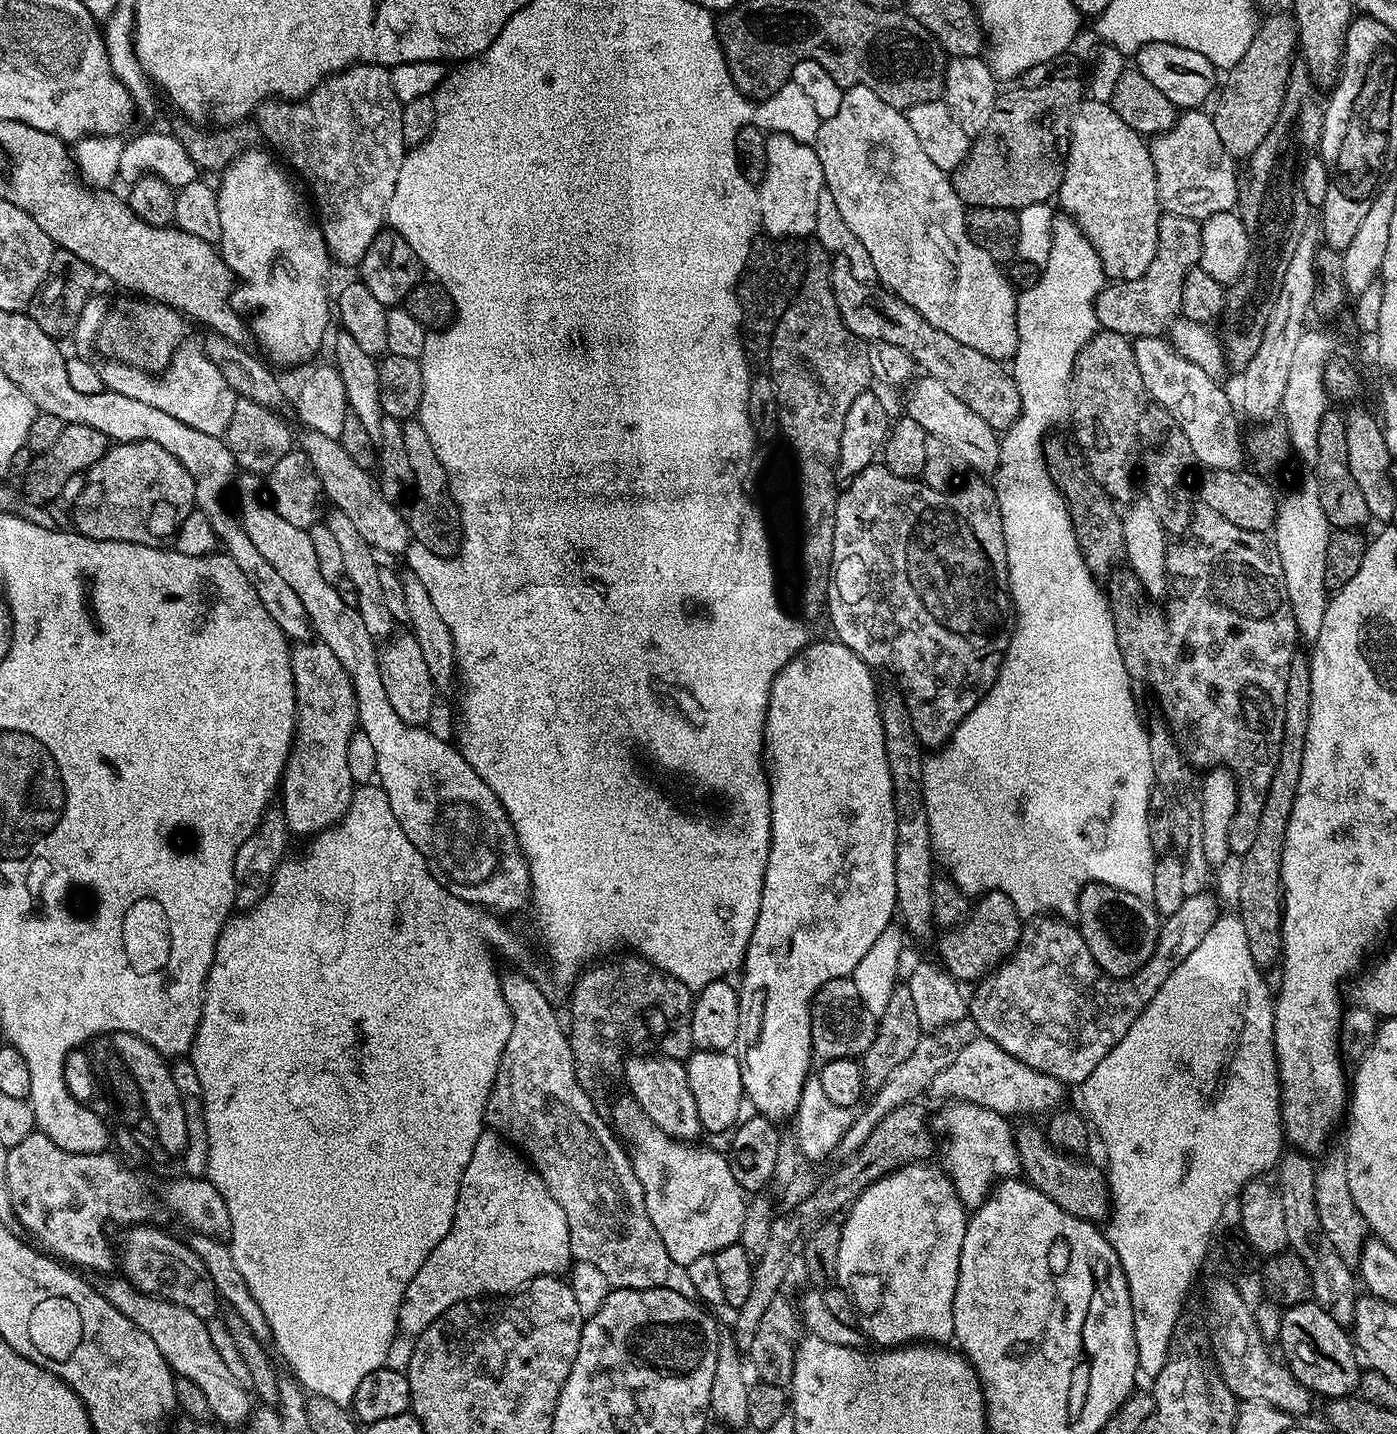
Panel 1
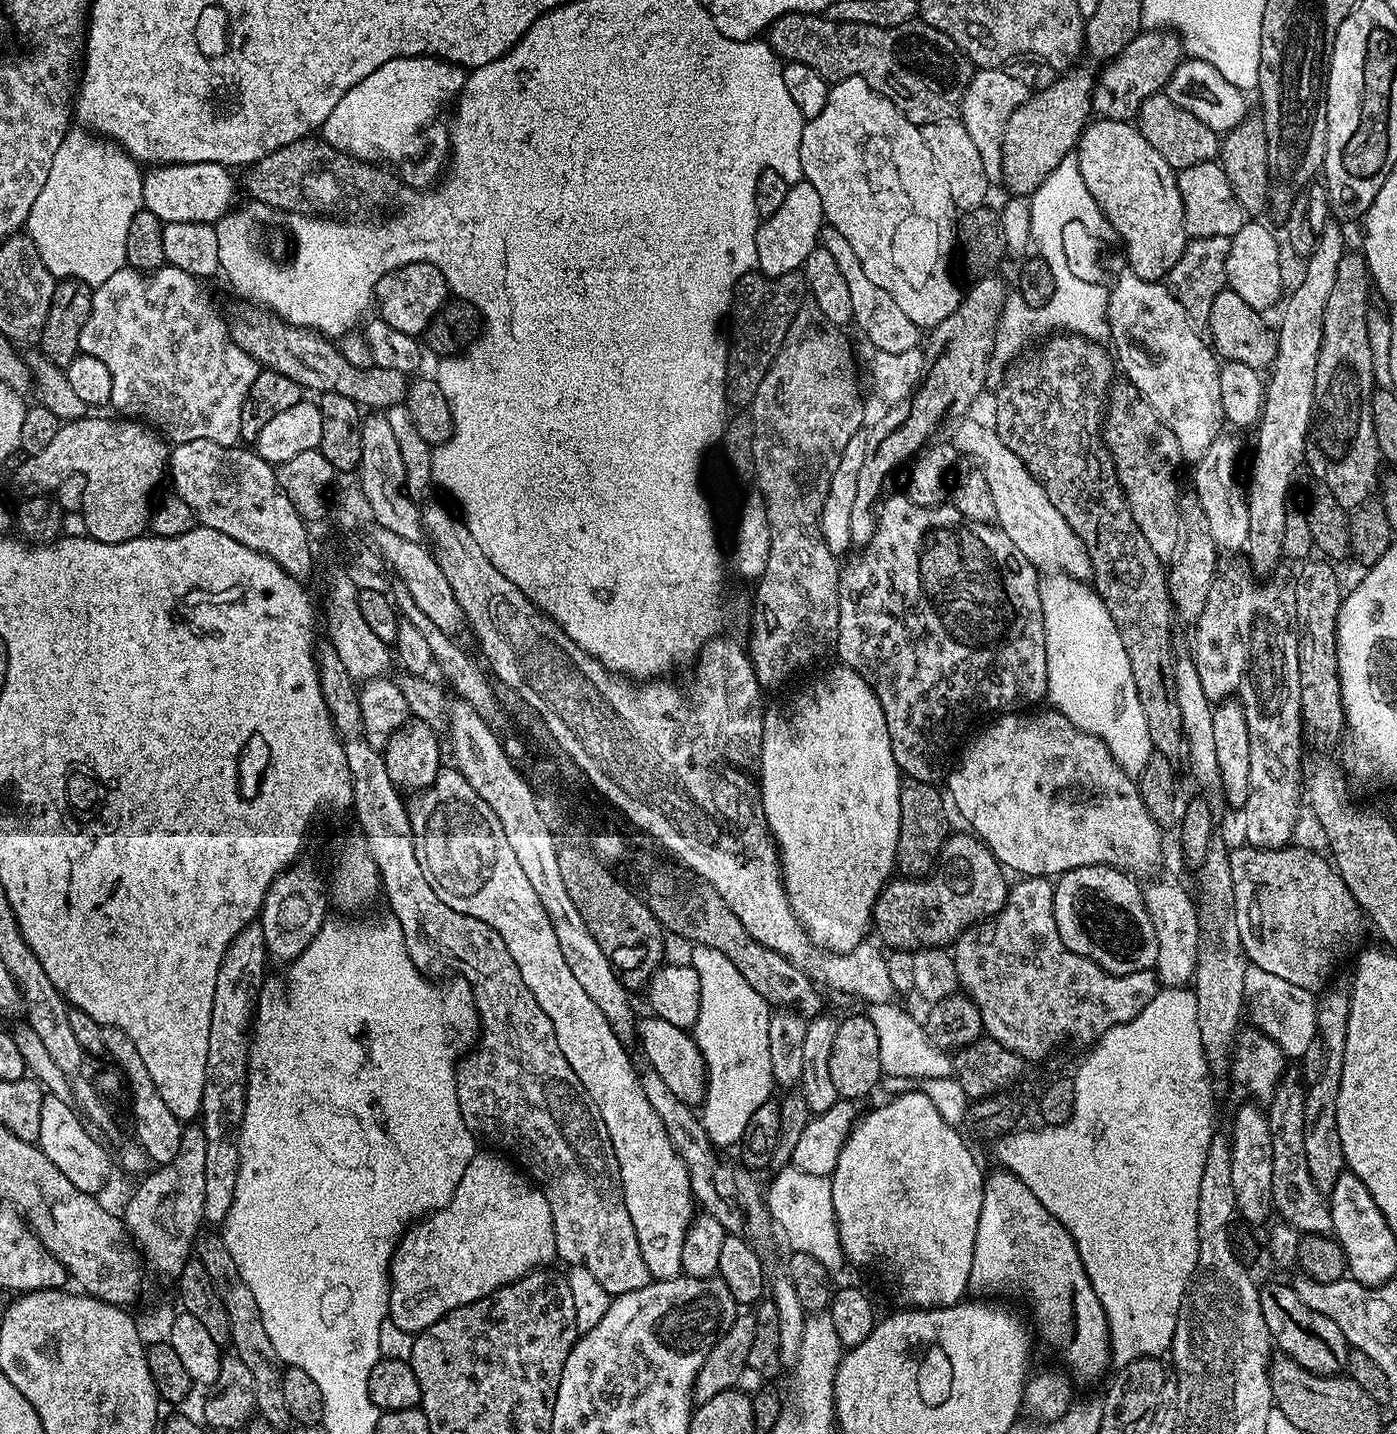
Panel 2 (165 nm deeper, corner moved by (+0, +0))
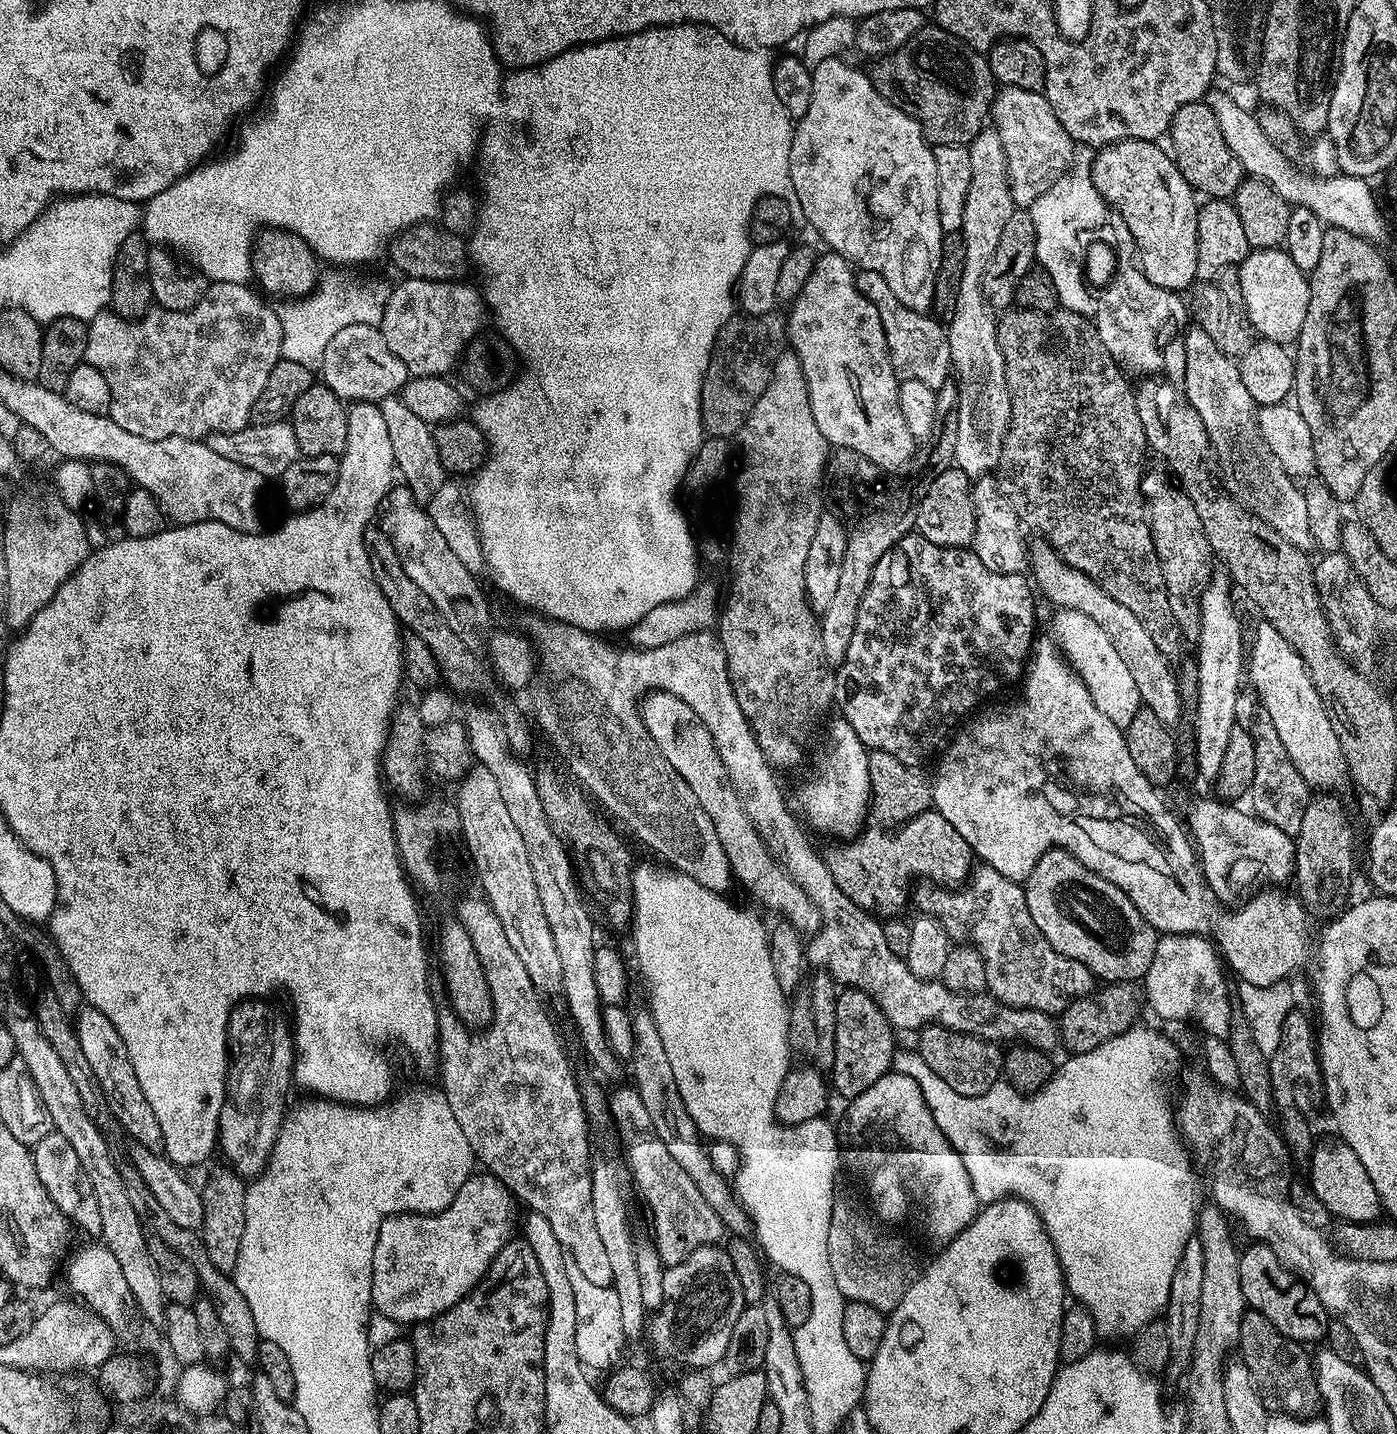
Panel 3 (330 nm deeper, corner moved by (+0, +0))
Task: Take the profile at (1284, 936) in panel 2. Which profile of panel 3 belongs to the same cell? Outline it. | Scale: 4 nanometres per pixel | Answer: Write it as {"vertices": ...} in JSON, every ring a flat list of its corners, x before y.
{"vertices":[[1219,798,1196,799,1200,800,1188,808,1186,828,1194,841,1204,880,1221,905,1235,905,1253,890,1263,889,1265,885,1284,886,1280,884,1293,879,1296,867,1293,837,1278,830,1278,826,1259,820,1251,811,1239,812,1236,806]]}

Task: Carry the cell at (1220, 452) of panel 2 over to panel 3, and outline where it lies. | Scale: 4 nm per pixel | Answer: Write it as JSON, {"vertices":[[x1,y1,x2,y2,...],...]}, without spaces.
{"vertices":[[1213,571,1211,582,1203,592,1200,599,1200,628,1199,638,1196,641,1198,654,1195,653,1196,673,1198,674,1198,686,1196,687,1196,722,1194,734,1196,736,1196,778,1194,784,1200,794,1208,794,1213,791,1221,769,1223,753,1227,749,1227,741,1230,738,1232,729,1238,726,1236,716,1238,714,1238,694,1244,678,1244,659,1246,656,1246,640,1242,638,1242,626,1234,608,1232,600,1231,577,1227,571]]}

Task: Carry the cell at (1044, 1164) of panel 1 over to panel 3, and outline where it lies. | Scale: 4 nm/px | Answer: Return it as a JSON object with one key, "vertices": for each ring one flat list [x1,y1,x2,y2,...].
{"vertices":[[929,1024,927,1028,919,1029,919,1036,918,1053,922,1060,959,1094,976,1096,1001,1079,1000,1068,1002,1072,1004,1058,1001,1049,996,1049,999,1047,993,1041,980,1040,965,1032,955,1032,940,1024]]}

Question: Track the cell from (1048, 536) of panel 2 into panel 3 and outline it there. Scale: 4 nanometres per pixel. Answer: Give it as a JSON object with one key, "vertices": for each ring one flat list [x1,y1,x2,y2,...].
{"vertices":[[1047,542,1031,545,1030,572,1034,577,1034,584,1039,595,1041,592,1050,603,1056,604,1057,609,1078,610,1082,614,1094,618,1094,622,1098,622,1098,626,1102,626,1102,630,1106,630,1110,642,1114,642,1114,650,1118,650,1122,662,1126,662,1130,675,1134,677,1134,686,1138,686,1141,705,1154,710,1158,722,1176,726,1186,707,1186,701,1180,694,1177,669,1174,667,1173,661,1165,658,1162,650,1158,650,1158,646,1154,646,1154,638,1150,638,1150,630,1146,630,1146,626,1142,626,1142,622,1138,622,1137,616,1132,611,1126,610,1126,606,1122,606,1122,602,1110,598,1110,594,1106,594,1102,590,1102,586,1098,586,1089,576,1082,574,1076,568,1071,568,1060,557,1060,553]]}

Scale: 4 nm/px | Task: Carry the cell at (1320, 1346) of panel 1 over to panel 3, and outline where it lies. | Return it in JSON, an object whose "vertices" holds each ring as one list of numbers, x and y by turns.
{"vertices":[[1252,1242,1249,1245,1248,1249,1240,1252,1238,1266,1245,1305,1265,1315,1289,1342,1309,1346,1315,1340,1323,1341,1328,1335,1330,1313,1322,1306,1318,1294,1314,1294,1312,1288,1288,1269,1268,1244]]}

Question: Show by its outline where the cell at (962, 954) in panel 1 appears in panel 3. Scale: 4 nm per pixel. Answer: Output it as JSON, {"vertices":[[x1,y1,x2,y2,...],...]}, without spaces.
{"vertices":[[923,812,891,830,875,827,865,827,847,842,833,843,836,845,822,856,834,882,838,882,838,890,863,912,871,912,877,918,899,917,904,903,910,900,904,887,915,876,929,876,936,886,960,886,971,877,974,867,972,847,940,812]]}

